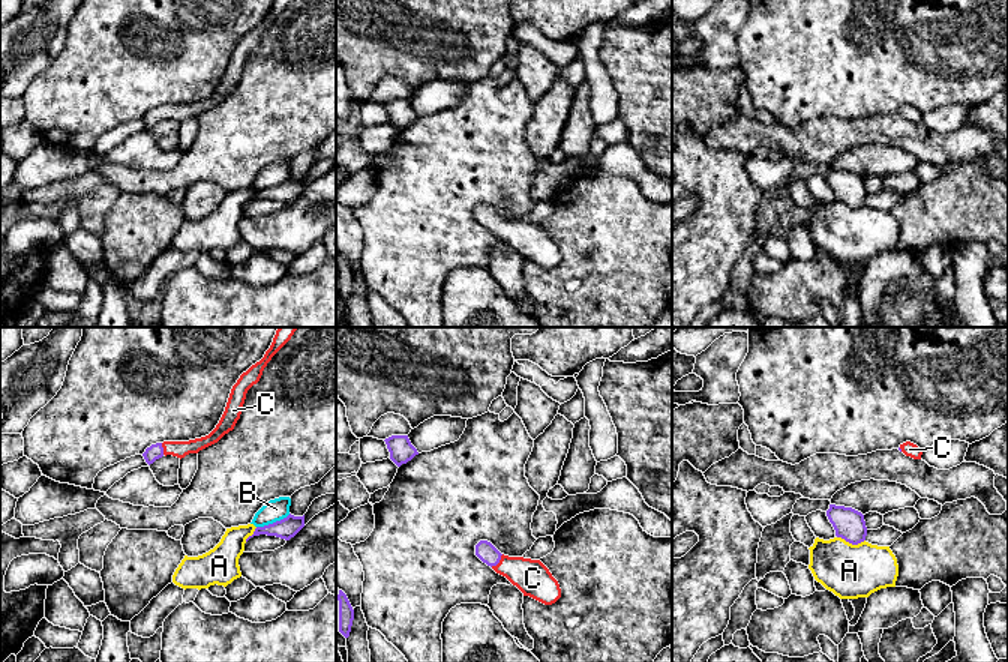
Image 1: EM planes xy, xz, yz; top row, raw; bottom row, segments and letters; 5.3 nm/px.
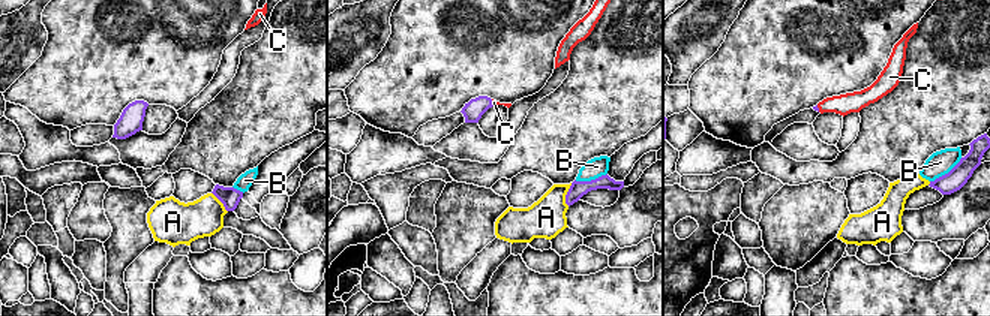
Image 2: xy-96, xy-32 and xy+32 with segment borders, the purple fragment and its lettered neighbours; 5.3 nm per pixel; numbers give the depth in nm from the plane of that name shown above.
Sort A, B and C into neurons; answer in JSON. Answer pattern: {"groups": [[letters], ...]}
{"groups": [["A"], ["B"], ["C"]]}

